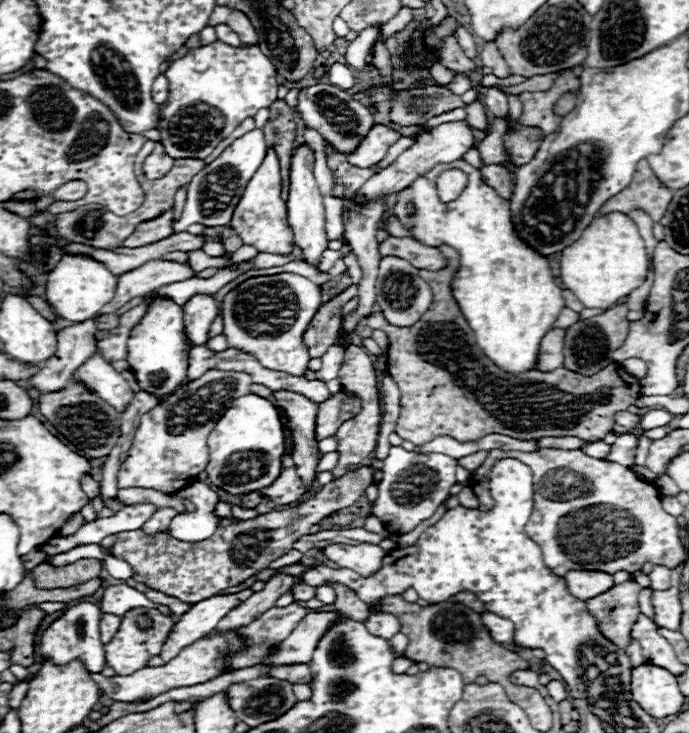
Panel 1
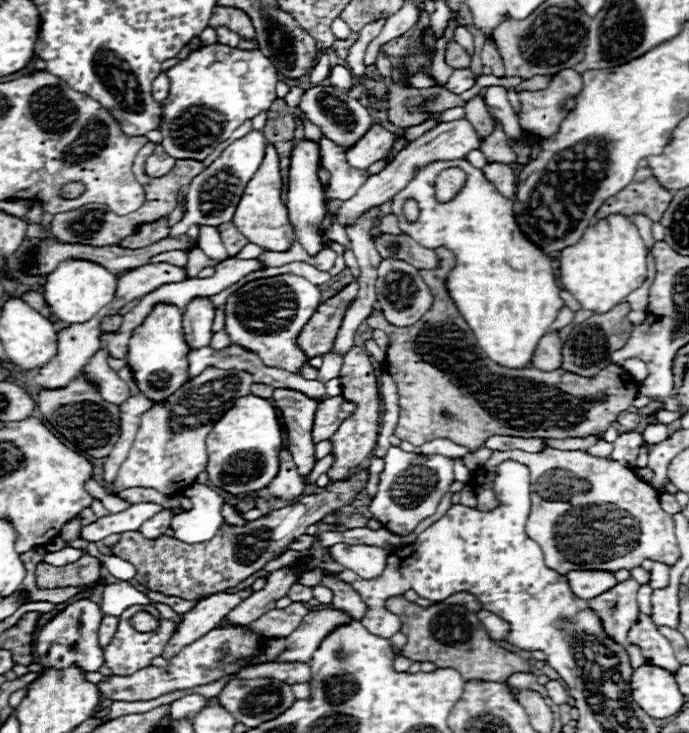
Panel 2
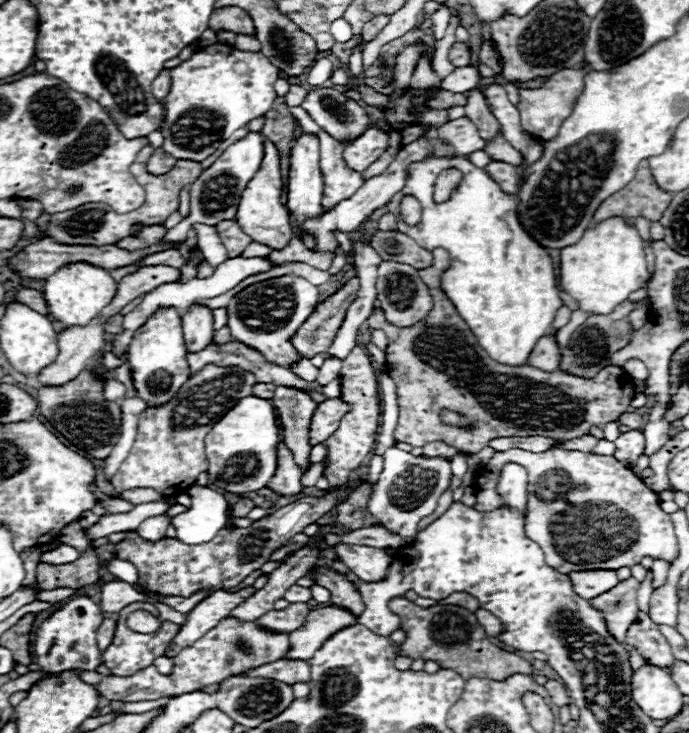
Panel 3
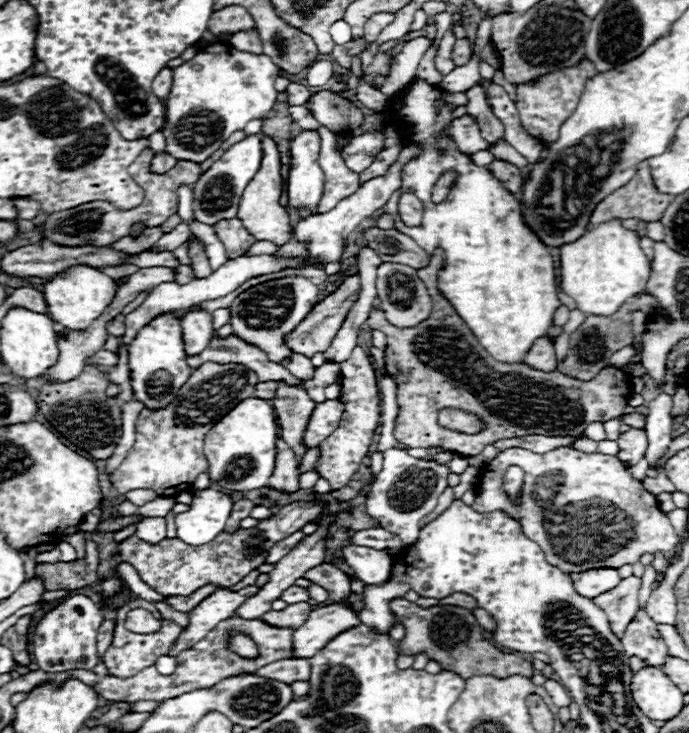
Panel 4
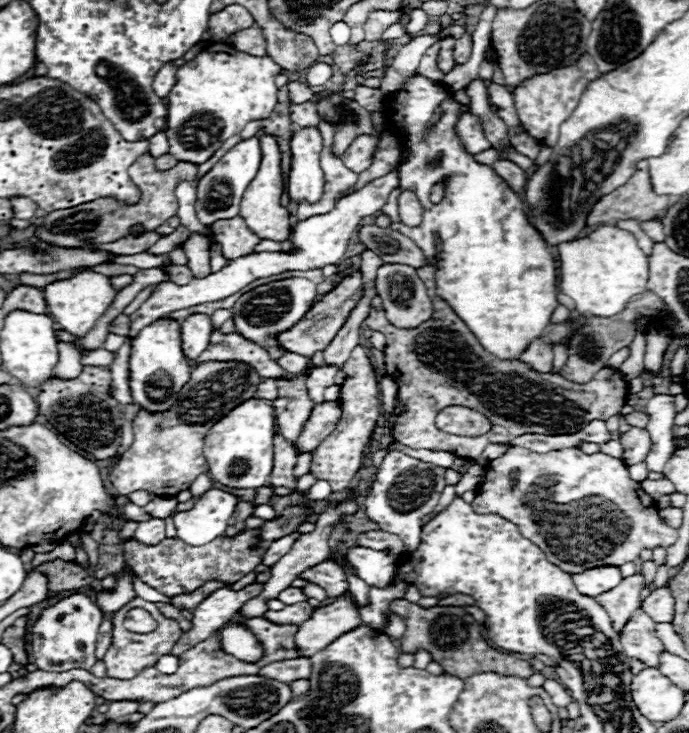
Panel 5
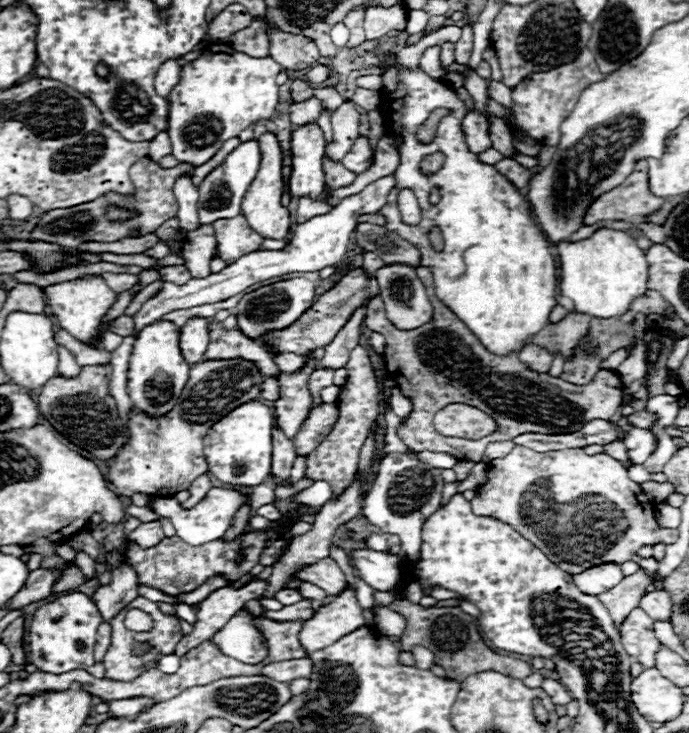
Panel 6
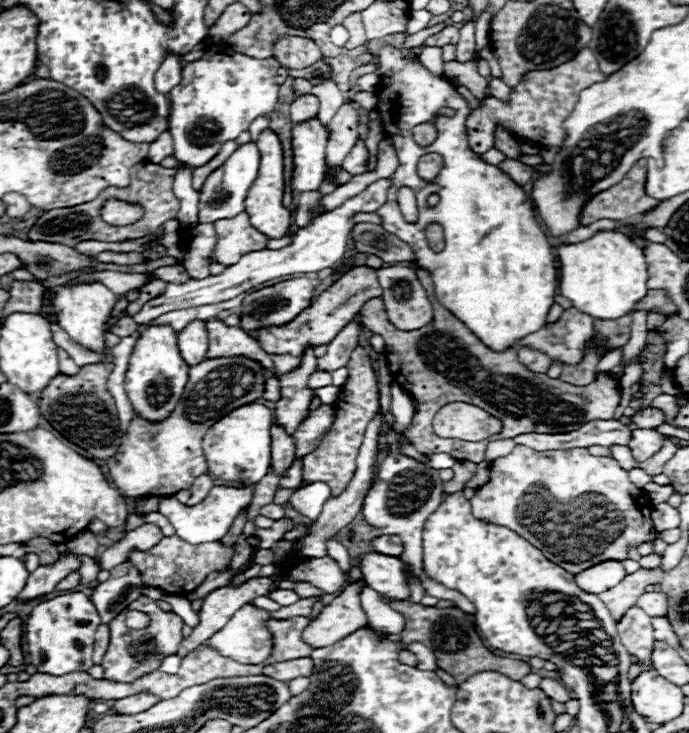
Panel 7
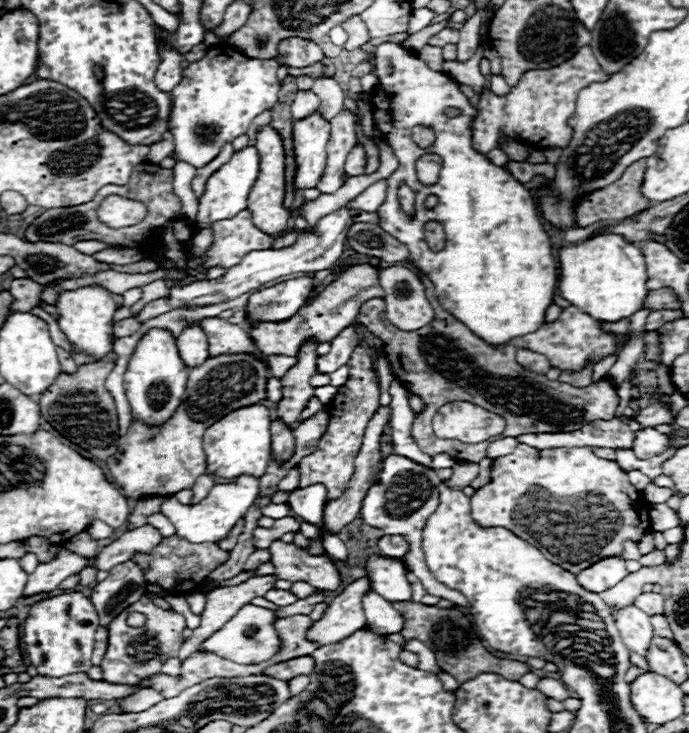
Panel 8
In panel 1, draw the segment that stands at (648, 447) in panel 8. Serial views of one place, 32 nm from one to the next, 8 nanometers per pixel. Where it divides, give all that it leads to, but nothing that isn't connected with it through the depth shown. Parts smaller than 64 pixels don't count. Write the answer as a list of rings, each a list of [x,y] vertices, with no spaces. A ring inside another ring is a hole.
[[[622,434],[612,444],[612,450],[606,456],[606,460],[620,462],[622,466],[632,466],[636,456],[636,446],[638,446],[638,434]]]

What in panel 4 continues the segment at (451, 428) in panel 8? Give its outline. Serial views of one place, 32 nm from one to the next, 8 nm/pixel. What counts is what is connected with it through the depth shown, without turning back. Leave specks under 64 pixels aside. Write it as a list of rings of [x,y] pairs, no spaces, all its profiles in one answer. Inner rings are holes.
[[[451,408],[440,411],[438,423],[442,427],[454,430],[454,432],[462,432],[462,434],[478,434],[486,428],[484,420],[480,420],[476,414]]]

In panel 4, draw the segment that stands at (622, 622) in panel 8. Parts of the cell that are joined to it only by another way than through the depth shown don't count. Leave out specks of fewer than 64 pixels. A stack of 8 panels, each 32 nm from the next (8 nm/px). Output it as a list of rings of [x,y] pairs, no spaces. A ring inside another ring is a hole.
[[[638,610],[636,618],[628,624],[622,636],[622,646],[628,656],[638,656],[646,662],[646,666],[660,666],[668,654],[666,644],[658,636],[656,622],[644,612]]]

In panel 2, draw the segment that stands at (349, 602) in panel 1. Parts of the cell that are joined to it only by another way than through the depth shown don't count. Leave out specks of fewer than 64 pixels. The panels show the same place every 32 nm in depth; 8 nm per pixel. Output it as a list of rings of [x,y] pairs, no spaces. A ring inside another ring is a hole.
[[[334,576],[322,578],[322,586],[326,586],[326,588],[332,590],[332,594],[334,594],[332,606],[348,612],[354,620],[360,620],[360,618],[364,616],[366,606],[364,606],[364,602],[362,602],[360,594],[358,594],[352,586],[348,586],[346,582],[342,582],[342,580],[334,578]]]

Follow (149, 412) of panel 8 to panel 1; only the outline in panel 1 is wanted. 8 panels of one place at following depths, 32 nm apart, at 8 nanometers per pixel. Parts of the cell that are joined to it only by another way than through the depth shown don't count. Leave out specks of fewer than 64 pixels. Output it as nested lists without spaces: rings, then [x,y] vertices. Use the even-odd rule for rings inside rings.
[[[154,300],[144,320],[132,330],[128,340],[128,364],[138,380],[138,386],[152,396],[170,396],[184,380],[188,370],[188,346],[184,334],[182,308],[168,300]]]

